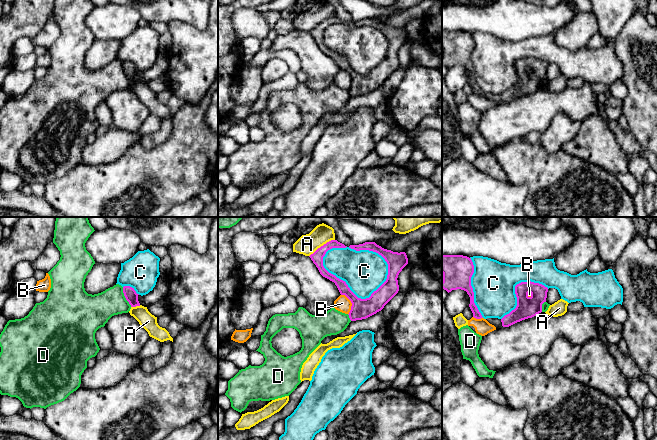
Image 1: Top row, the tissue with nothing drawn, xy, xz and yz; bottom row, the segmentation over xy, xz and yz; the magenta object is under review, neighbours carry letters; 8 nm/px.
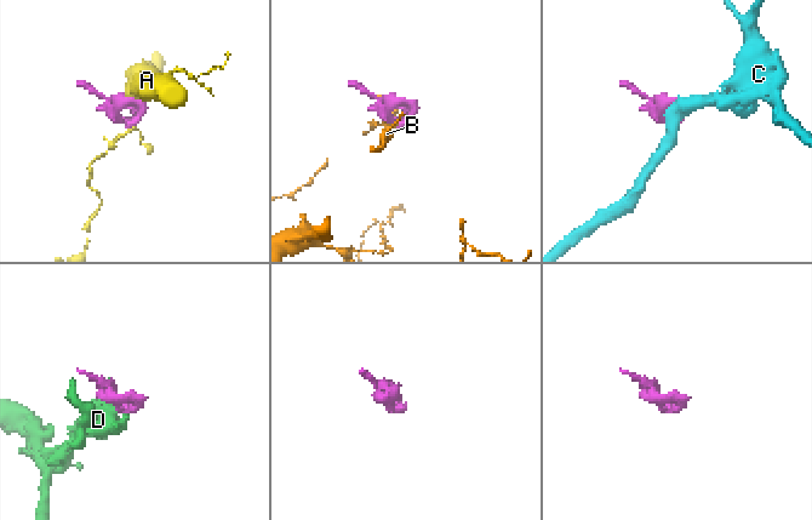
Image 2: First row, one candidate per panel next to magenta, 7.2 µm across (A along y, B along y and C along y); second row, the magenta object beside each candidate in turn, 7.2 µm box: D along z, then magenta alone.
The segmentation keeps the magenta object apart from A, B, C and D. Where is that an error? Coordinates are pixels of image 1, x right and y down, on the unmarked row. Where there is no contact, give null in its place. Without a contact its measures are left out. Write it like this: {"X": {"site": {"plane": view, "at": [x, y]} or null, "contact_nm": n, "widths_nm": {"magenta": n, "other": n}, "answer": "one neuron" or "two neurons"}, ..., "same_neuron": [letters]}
{"A": {"site": {"plane": "xz", "at": [321, 22]}, "contact_nm": 240, "widths_nm": {"magenta": 100, "other": 160}, "answer": "two neurons"}, "B": {"site": {"plane": "xz", "at": [351, 78]}, "contact_nm": 180, "widths_nm": {"magenta": 160, "other": 120}, "answer": "two neurons"}, "C": {"site": {"plane": "xz", "at": [349, 65]}, "contact_nm": 550, "widths_nm": {"magenta": 160, "other": 340}, "answer": "two neurons"}, "D": {"site": {"plane": "xy", "at": [125, 73]}, "contact_nm": 180, "widths_nm": {"magenta": 100, "other": 240}, "answer": "two neurons"}, "same_neuron": []}

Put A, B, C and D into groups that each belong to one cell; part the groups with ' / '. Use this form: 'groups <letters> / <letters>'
groups A / B / C / D

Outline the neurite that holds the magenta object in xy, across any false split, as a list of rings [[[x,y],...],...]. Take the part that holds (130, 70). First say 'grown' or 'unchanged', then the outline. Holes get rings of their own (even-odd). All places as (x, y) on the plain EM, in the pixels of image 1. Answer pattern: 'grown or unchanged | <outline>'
unchanged | [[[124,62],[123,63],[123,69],[124,69],[126,76],[131,81],[131,83],[140,82],[140,79],[138,77],[138,71],[139,70],[136,69],[134,64],[132,64],[130,62]]]

